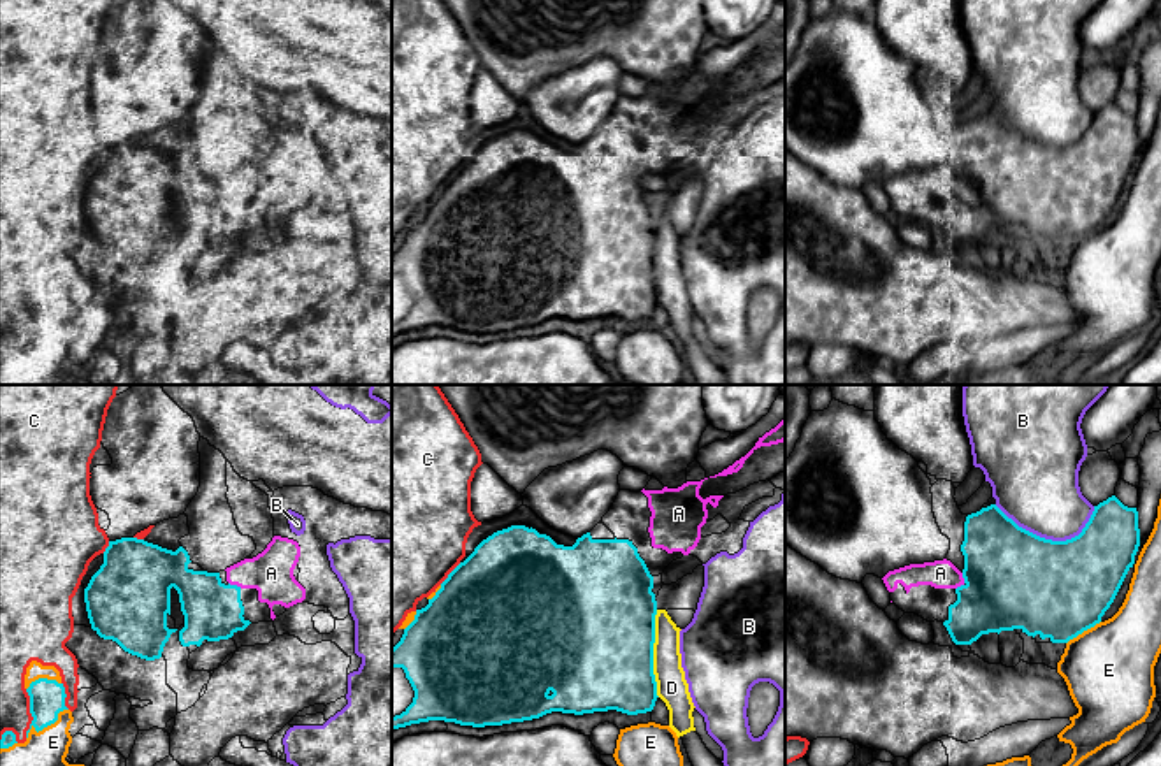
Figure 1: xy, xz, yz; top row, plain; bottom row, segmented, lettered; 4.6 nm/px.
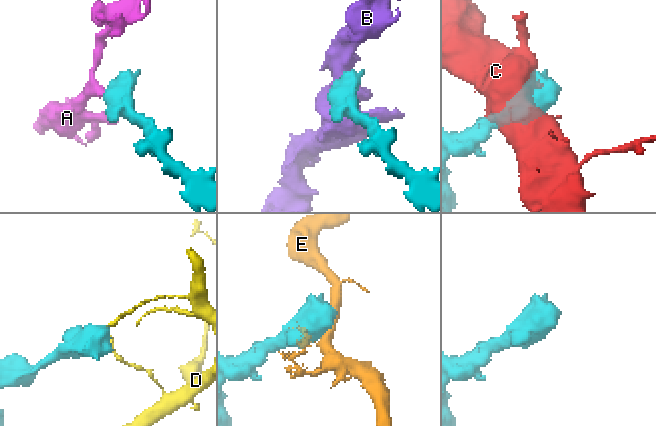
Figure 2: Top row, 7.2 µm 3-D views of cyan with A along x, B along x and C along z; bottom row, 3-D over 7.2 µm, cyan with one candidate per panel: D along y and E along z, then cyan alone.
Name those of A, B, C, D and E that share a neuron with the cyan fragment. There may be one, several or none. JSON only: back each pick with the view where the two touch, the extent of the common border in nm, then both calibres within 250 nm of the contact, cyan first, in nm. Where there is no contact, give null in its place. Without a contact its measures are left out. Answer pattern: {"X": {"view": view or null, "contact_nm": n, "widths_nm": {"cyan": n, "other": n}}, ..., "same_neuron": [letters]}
{"A": {"view": "yz", "contact_nm": 90, "widths_nm": {"cyan": 460, "other": 130}}, "same_neuron": ["A"]}

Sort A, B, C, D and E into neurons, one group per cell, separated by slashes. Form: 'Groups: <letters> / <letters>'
Groups: A / B / C / D / E

